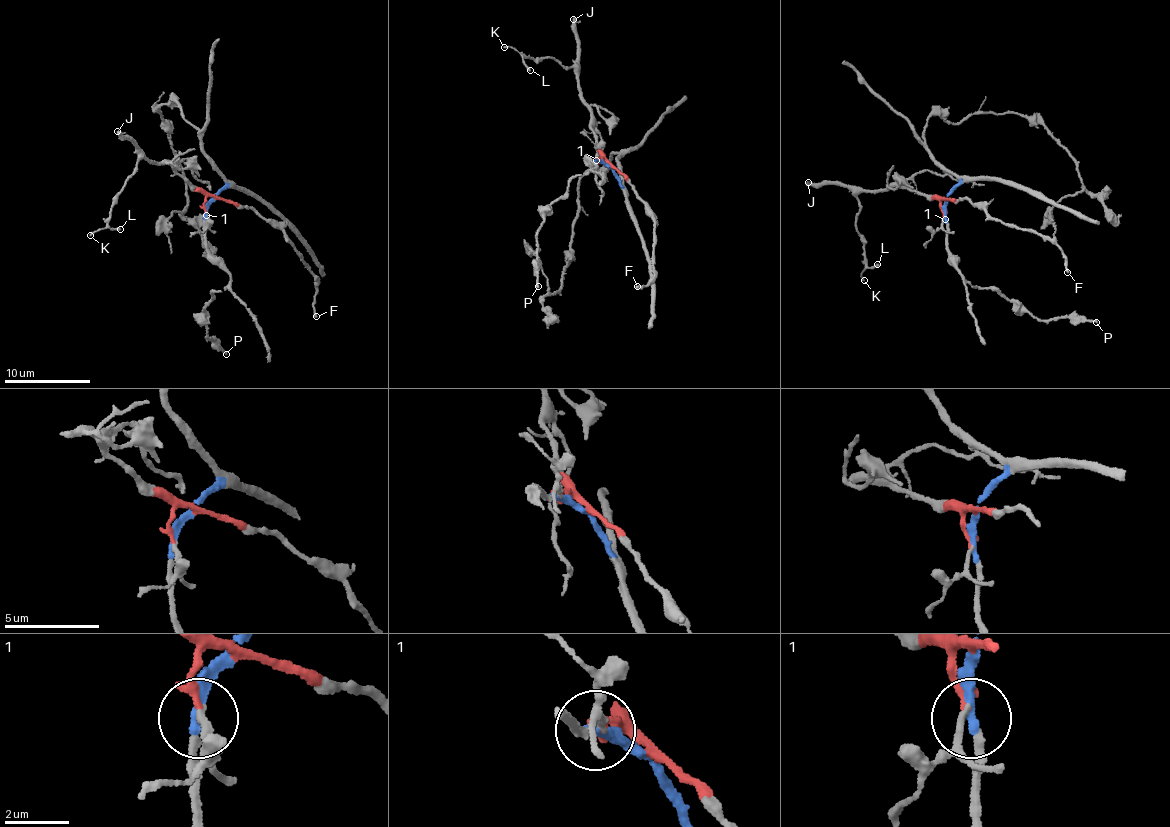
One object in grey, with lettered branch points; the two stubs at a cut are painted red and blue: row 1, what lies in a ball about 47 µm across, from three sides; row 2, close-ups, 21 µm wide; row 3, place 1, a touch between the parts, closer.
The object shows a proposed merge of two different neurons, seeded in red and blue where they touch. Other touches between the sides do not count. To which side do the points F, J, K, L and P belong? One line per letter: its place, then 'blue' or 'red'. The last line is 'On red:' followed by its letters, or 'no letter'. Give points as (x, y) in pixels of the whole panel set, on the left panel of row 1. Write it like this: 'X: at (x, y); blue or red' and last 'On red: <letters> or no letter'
F: at (316, 316); red
J: at (117, 131); red
K: at (90, 235); red
L: at (120, 229); red
P: at (226, 354); blue
On red: F, J, K, L

